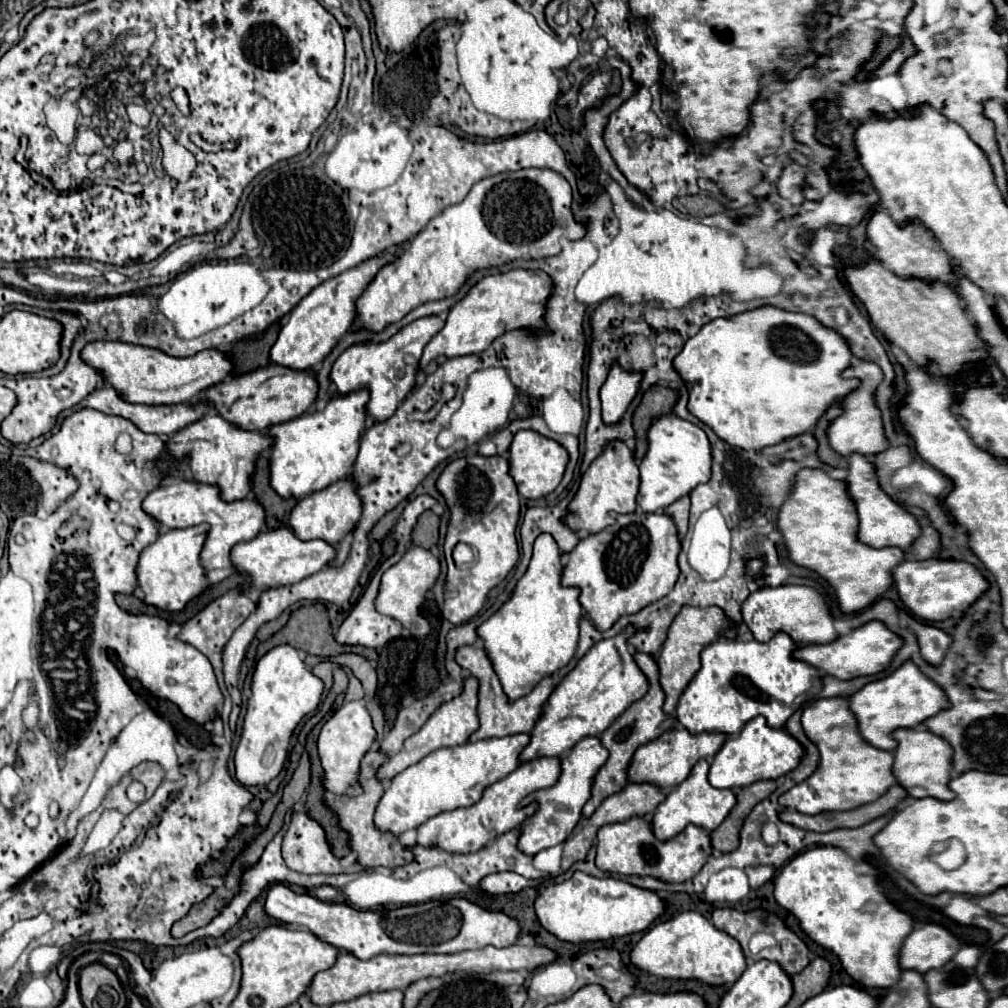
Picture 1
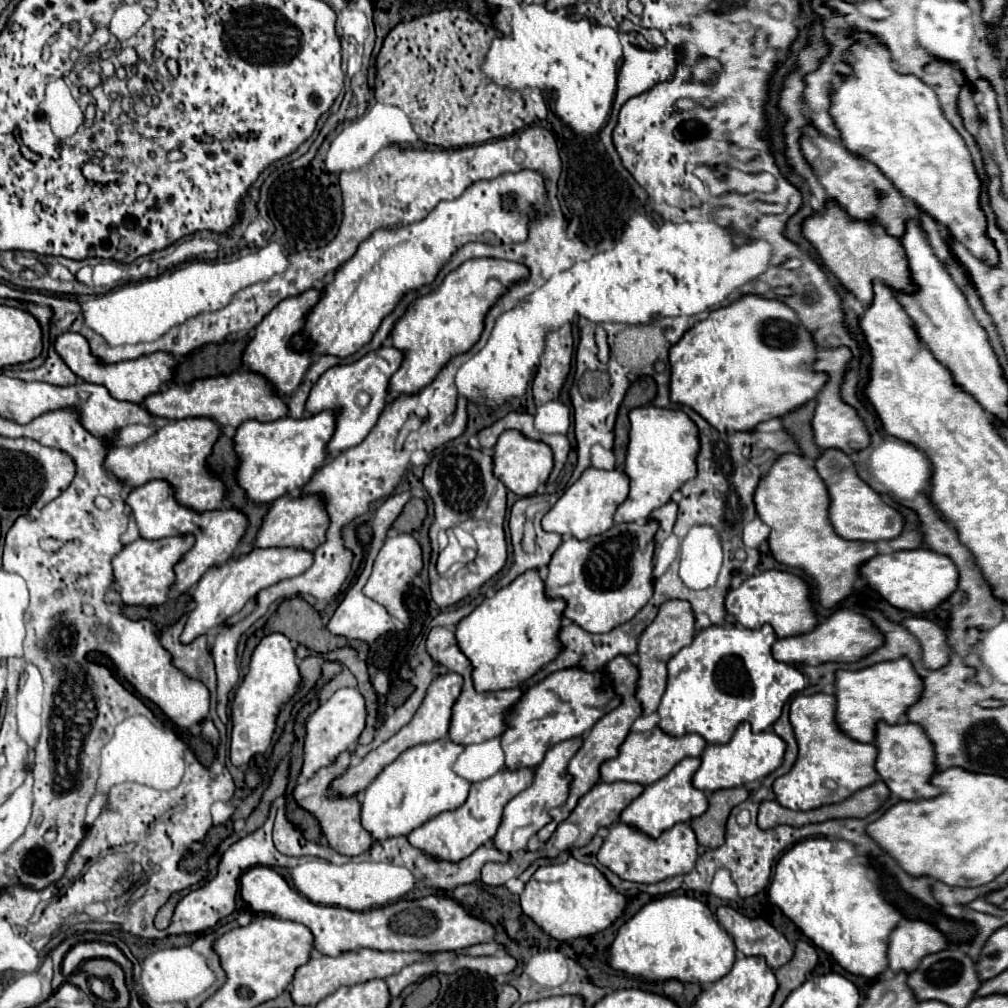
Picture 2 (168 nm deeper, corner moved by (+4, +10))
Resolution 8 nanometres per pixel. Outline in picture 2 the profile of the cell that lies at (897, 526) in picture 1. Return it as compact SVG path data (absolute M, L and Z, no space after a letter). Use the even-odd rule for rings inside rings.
M825 449L821 457L815 461L815 469L823 483L827 485L831 503L829 503L829 521L835 533L849 541L879 541L879 539L893 539L903 529L903 517L889 505L881 501L881 497L857 477L857 471L851 459L839 449Z

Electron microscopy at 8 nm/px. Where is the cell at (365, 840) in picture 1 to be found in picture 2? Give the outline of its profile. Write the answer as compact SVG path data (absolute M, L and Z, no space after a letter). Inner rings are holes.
M349 751L341 753L331 765L319 769L309 781L297 783L293 789L293 799L301 809L309 811L319 821L321 833L329 841L331 849L335 849L337 853L343 853L343 855L359 855L359 853L365 853L373 845L371 835L361 827L361 817L359 817L361 805L359 805L359 801L355 797L349 797L349 799L329 797L329 783L335 777L339 777L339 773L343 773L349 767L349 763L351 763L351 753Z

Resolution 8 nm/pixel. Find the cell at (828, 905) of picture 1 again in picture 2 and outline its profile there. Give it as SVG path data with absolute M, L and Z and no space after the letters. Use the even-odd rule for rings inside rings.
M815 837L795 843L775 865L769 899L843 969L873 979L887 969L887 941L901 913L867 879L865 865L851 861L855 855L855 847L843 839Z

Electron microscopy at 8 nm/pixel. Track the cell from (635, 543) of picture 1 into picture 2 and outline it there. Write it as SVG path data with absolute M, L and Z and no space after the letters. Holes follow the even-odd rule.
M615 523L605 535L591 537L587 541L575 541L573 537L565 539L549 561L549 573L545 579L545 595L547 599L565 599L567 607L563 617L571 619L575 625L589 633L607 633L617 625L623 625L635 617L635 613L651 599L651 573L653 573L653 535L657 531L657 523Z

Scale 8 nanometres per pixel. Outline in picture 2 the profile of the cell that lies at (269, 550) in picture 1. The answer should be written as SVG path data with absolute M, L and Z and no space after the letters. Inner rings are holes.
M283 547L283 549L253 549L249 555L231 557L225 563L225 567L221 565L221 567L209 569L191 593L195 607L187 615L187 623L185 623L185 629L181 633L181 643L187 645L187 643L195 641L197 637L207 635L211 629L223 625L225 619L229 619L231 615L241 611L241 607L251 597L255 597L261 589L271 587L283 579L297 577L299 573L303 573L303 569L307 569L307 565L311 565L311 553L309 551Z

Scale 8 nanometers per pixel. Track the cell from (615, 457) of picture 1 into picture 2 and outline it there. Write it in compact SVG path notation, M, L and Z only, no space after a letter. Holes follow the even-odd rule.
M589 467L579 477L579 481L575 481L553 505L553 509L543 517L541 521L543 531L559 533L563 537L575 537L579 541L601 535L613 525L613 513L627 499L627 493L629 493L629 485L627 485L627 477L623 477L623 471L617 471L617 469L601 471L601 469Z

